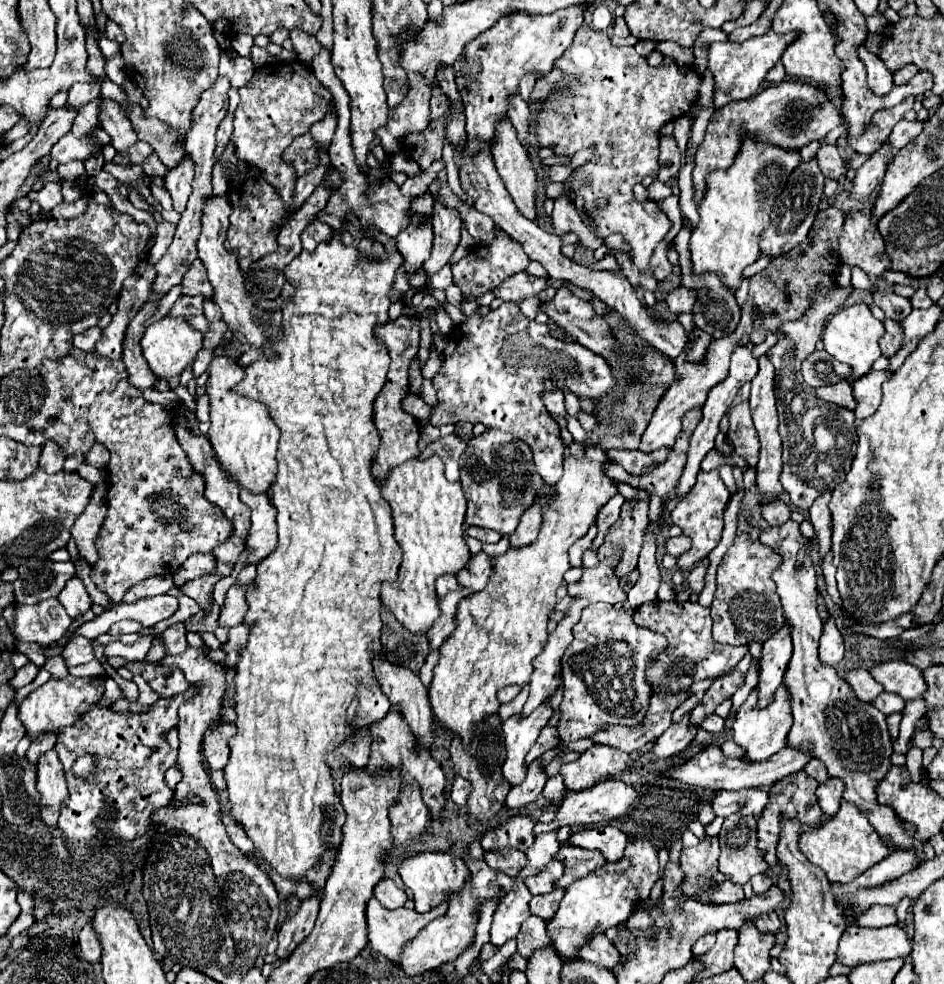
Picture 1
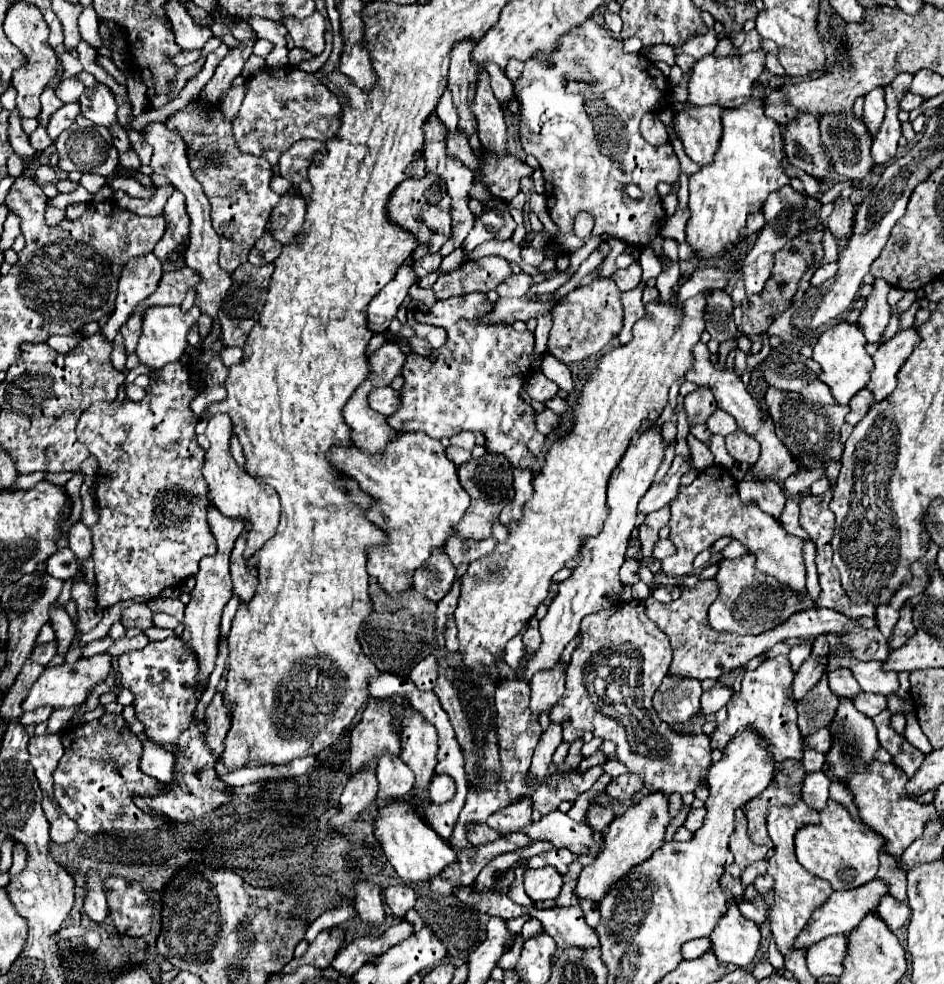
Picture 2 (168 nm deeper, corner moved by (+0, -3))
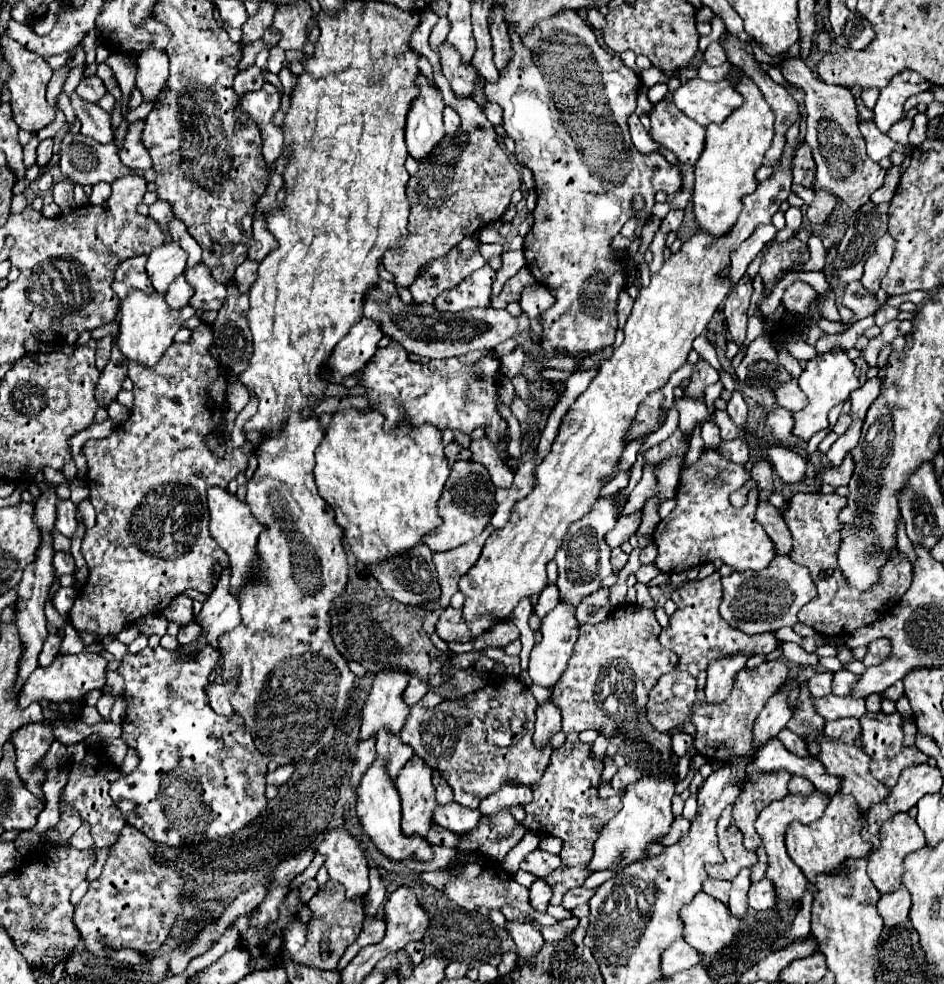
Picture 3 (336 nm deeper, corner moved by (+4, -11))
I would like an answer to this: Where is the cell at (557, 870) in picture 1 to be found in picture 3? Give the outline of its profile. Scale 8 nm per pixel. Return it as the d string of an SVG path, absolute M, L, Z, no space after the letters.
M536 879L530 887L530 905L534 907L534 911L544 913L548 907L548 901L552 897L552 889L550 885L546 885L542 879Z

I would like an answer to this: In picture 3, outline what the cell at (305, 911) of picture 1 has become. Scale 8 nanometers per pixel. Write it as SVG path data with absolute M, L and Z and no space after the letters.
M368 739L366 743L358 743L358 751L356 751L354 767L352 767L352 783L354 783L354 787L358 787L364 771L376 759L376 747L374 747L374 743L376 743L376 739Z

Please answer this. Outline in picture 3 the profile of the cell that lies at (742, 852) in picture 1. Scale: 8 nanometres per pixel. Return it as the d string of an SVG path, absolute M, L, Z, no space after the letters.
M726 807L726 811L722 811L716 831L718 831L718 847L720 847L720 851L724 855L724 863L706 865L706 871L708 871L710 877L730 881L730 879L734 879L738 875L740 869L752 867L758 859L756 859L754 851L748 851L742 845L742 833L734 825L734 817L732 817L730 807Z

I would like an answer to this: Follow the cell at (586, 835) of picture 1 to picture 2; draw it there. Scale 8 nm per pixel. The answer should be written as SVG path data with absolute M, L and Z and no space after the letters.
M558 809L544 815L538 823L528 825L524 833L532 839L550 841L556 849L568 849L576 855L586 855L590 847L598 843L598 839L594 839L594 829L588 827L588 823L578 823Z

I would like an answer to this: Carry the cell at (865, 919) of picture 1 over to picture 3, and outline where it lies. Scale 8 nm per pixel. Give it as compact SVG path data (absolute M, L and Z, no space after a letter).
M902 885L894 893L882 895L878 901L878 913L882 915L886 927L894 927L906 921L910 913L910 893L906 891L906 887Z

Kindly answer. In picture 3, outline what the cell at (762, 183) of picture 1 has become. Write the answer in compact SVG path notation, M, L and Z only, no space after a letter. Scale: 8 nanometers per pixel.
M744 73L740 75L740 81L734 87L742 97L744 103L720 125L708 125L706 127L706 143L704 143L704 151L698 159L698 163L694 165L694 215L696 215L696 223L702 231L710 233L710 235L724 235L732 229L732 225L736 223L736 217L742 209L742 197L756 191L756 169L762 165L762 159L768 151L768 147L772 145L772 137L774 137L774 113L770 109L770 105L766 103L764 95L760 93L760 89L756 87L756 83L746 77Z

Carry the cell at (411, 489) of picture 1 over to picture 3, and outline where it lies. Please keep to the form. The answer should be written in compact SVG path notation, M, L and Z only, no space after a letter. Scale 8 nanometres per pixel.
M346 409L346 411L338 411L334 413L328 429L326 429L326 435L322 439L322 443L318 445L318 451L316 451L316 467L314 467L314 477L316 477L316 485L318 485L318 493L320 497L332 505L334 509L334 515L336 515L336 523L344 529L344 535L350 543L350 549L354 551L356 559L358 559L358 569L366 569L382 559L388 559L390 555L396 555L396 553L402 553L406 549L412 549L414 545L420 543L422 535L432 531L434 527L440 525L440 517L438 517L438 511L436 511L436 505L438 505L438 499L440 499L440 493L444 489L444 483L450 475L450 465L444 457L444 445L442 445L442 433L438 431L438 427L402 427L402 423L398 423L398 427L394 427L392 433L386 435L384 431L384 417L380 415L380 411L376 409L366 409L364 413L358 411L358 409Z

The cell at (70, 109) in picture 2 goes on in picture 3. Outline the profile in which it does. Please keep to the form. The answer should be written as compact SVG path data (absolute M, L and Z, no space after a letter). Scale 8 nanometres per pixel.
M46 139L46 141L40 141L38 145L38 159L36 159L36 165L38 167L46 167L52 159L52 153L54 153L54 141L52 139Z

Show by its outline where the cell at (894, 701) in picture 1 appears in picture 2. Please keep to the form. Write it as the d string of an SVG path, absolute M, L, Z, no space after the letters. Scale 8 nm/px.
M860 693L852 701L854 701L856 709L868 717L874 717L886 709L886 697L874 695L874 693Z

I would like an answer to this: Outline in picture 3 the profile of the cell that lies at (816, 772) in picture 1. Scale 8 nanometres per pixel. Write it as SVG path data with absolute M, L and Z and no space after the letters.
M782 729L780 733L778 733L778 739L782 741L782 745L790 751L790 753L794 753L794 755L798 755L798 757L806 757L806 747L804 747L804 741L796 735L796 733L792 733L790 729Z

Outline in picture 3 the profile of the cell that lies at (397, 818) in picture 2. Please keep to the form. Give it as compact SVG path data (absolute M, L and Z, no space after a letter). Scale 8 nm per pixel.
M376 759L370 765L370 771L366 771L366 775L362 777L356 793L358 793L356 813L358 813L360 825L364 827L364 833L372 839L372 843L386 857L390 857L394 861L400 861L400 859L406 859L406 857L414 857L414 859L420 859L420 861L432 859L432 849L430 849L426 839L406 837L400 829L400 795L398 795L394 779L390 779L386 775L386 763Z

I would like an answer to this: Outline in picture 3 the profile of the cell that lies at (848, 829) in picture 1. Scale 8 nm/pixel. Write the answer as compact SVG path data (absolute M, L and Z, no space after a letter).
M836 793L830 799L824 815L818 821L808 823L808 825L792 823L786 831L784 841L786 841L786 849L788 849L790 859L802 869L804 877L810 883L814 883L820 873L832 873L832 871L840 869L846 859L850 859L850 857L860 859L872 849L872 843L866 843L860 837L862 827L864 827L862 813L860 813L854 797Z

